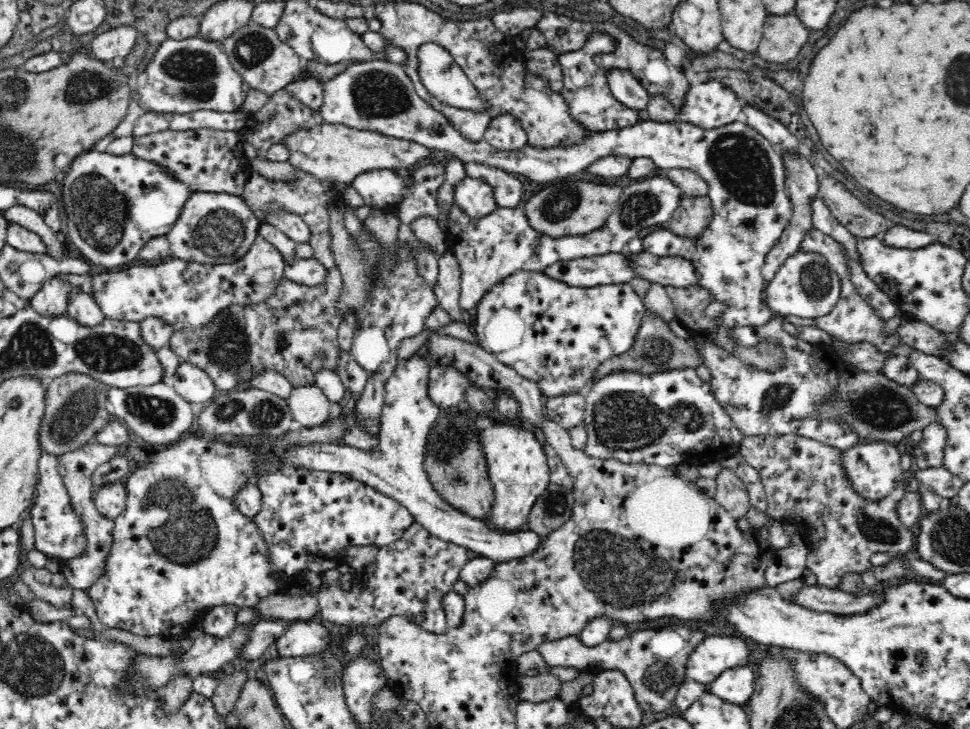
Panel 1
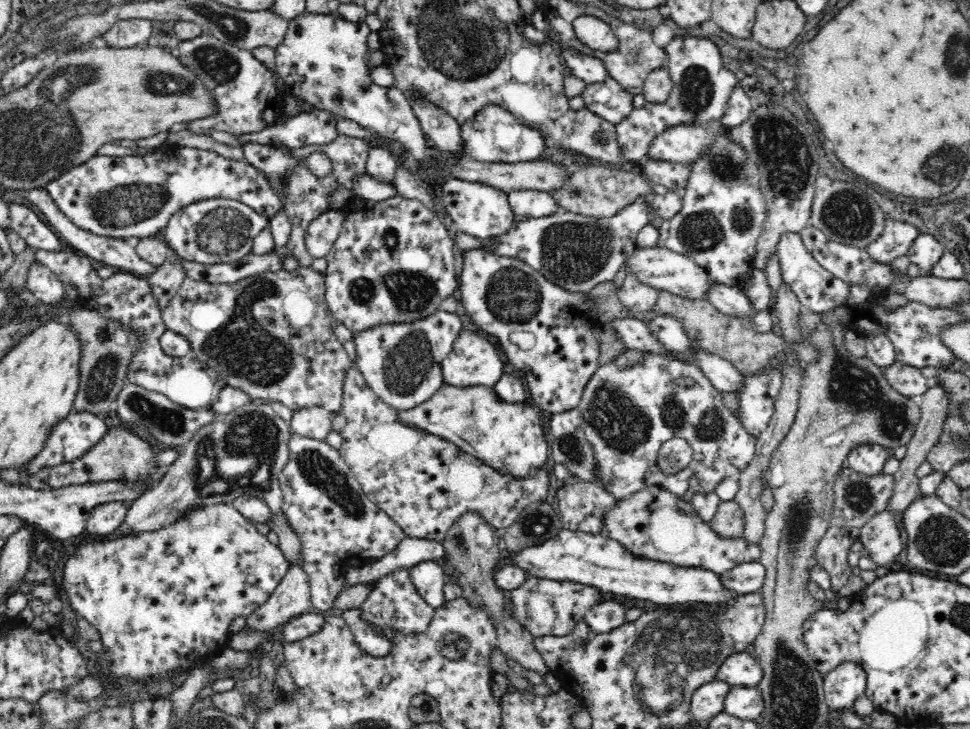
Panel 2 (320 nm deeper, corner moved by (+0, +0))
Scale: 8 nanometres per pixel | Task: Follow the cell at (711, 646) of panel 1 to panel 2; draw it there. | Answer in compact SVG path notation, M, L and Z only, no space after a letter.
M746 651L730 655L725 664L720 666L717 680L722 680L731 686L756 688L763 678L761 665L756 658Z

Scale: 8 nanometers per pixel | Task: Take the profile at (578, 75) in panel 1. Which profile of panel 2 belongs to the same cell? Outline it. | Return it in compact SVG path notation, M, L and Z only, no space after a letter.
M610 76L603 82L587 84L582 97L594 114L615 126L623 122L634 108L633 96Z

